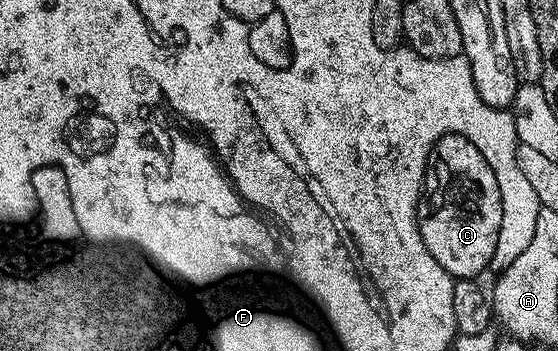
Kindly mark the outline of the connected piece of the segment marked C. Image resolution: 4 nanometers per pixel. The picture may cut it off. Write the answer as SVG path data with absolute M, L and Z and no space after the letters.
M443 135L432 147L432 155L428 158L424 191L426 206L420 219L420 232L434 261L438 261L453 280L470 279L479 276L479 271L489 270L494 245L498 245L498 229L502 229L502 197L498 193L498 181L494 181L494 169L482 153L465 136Z

